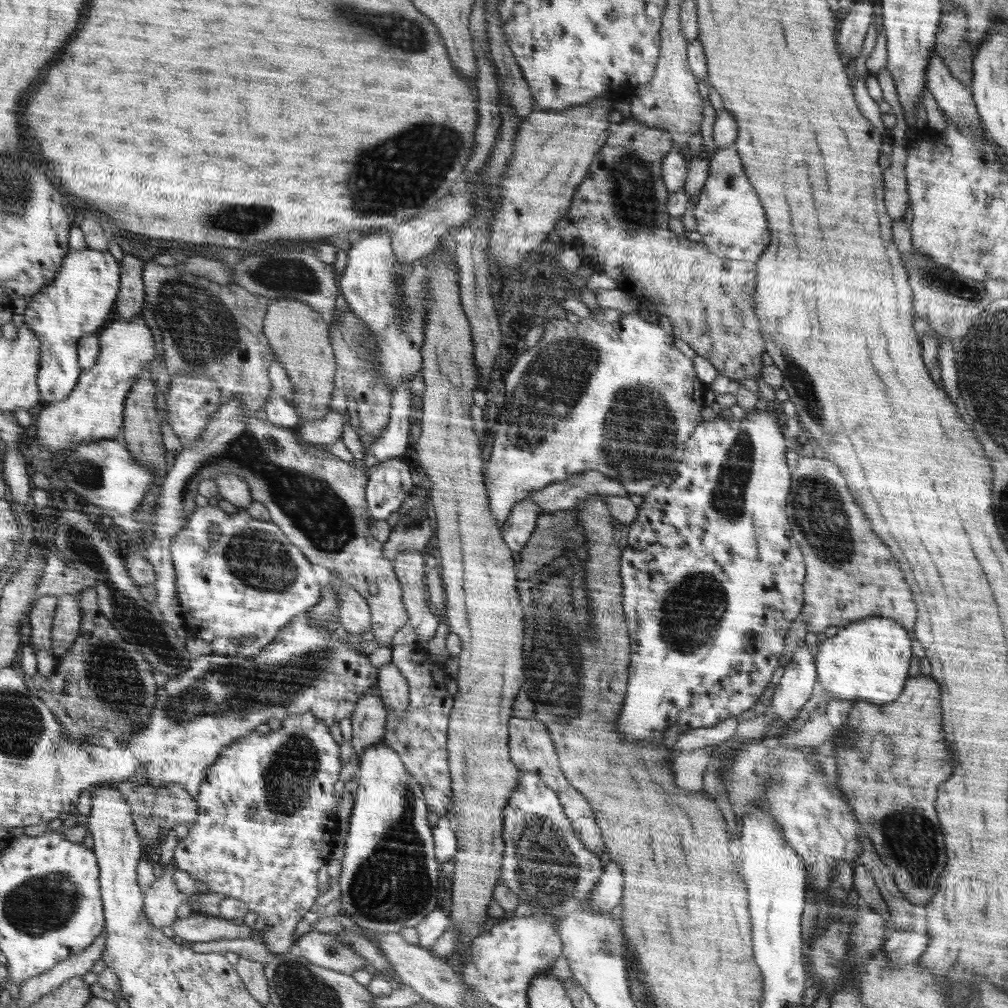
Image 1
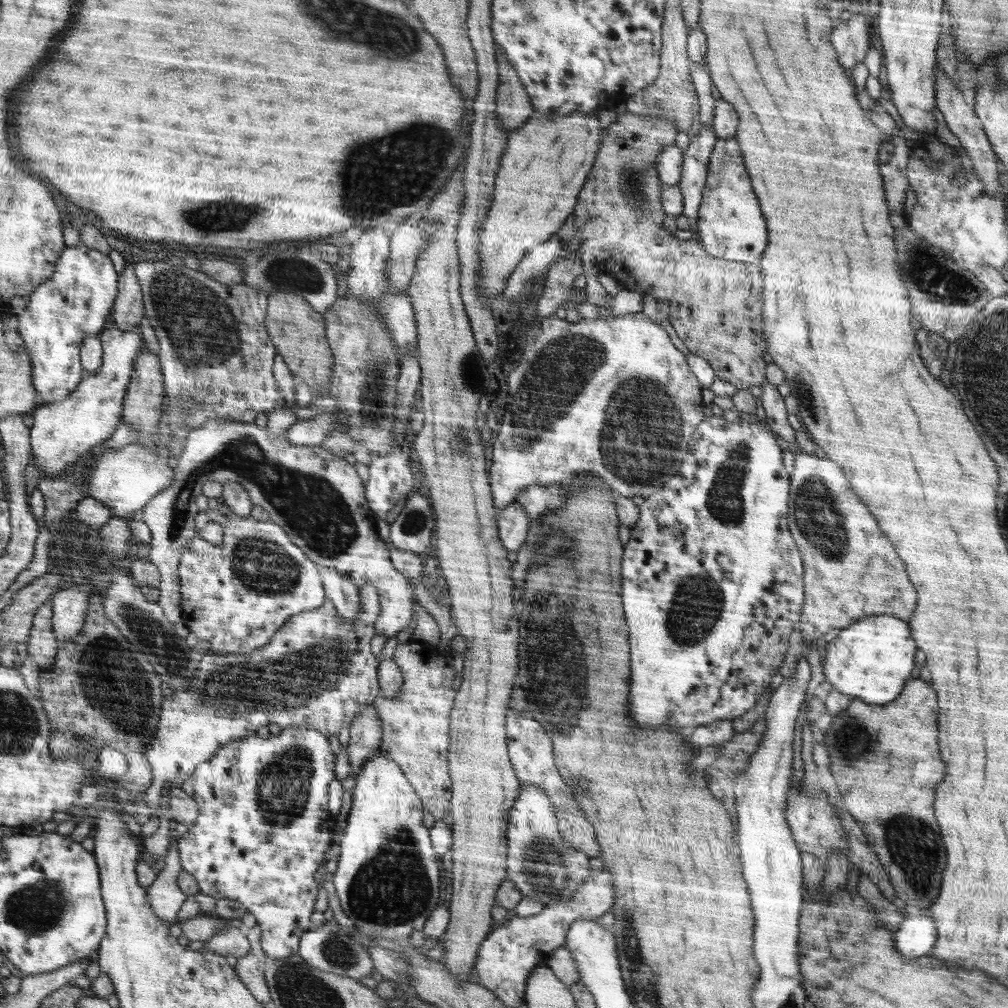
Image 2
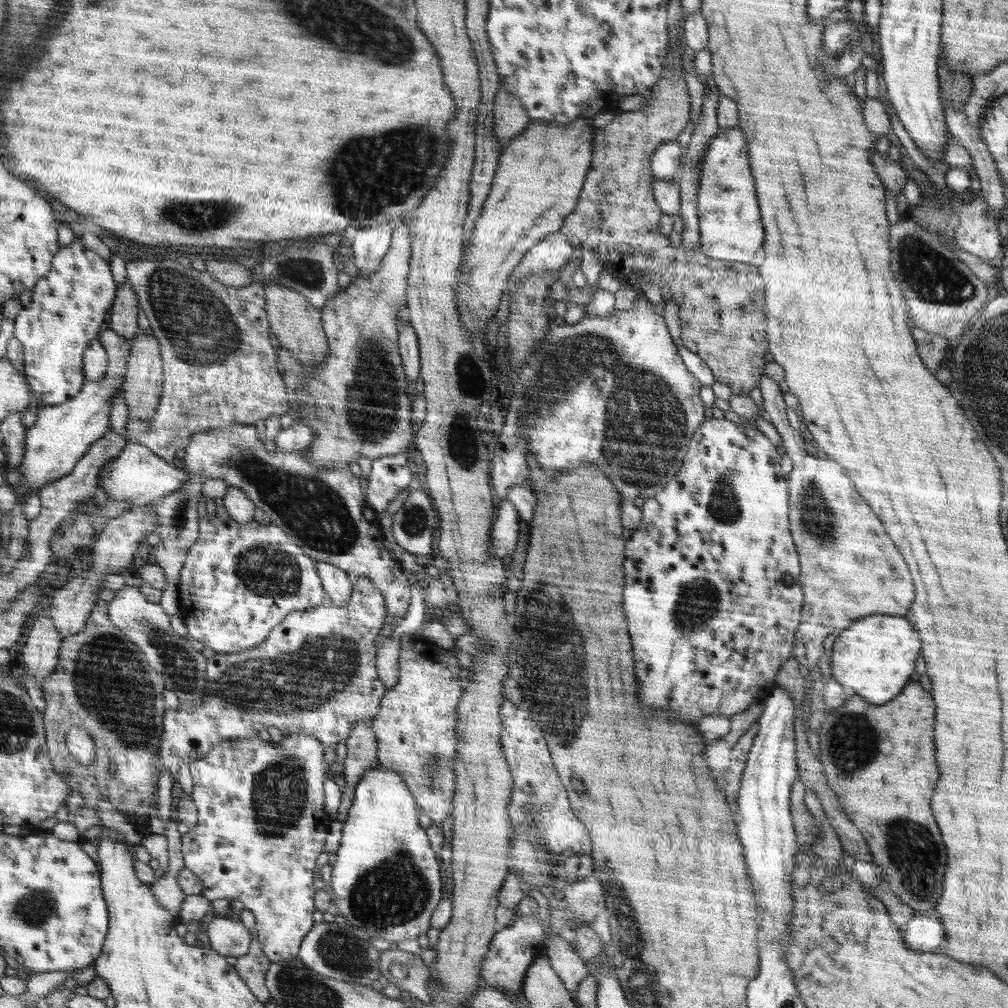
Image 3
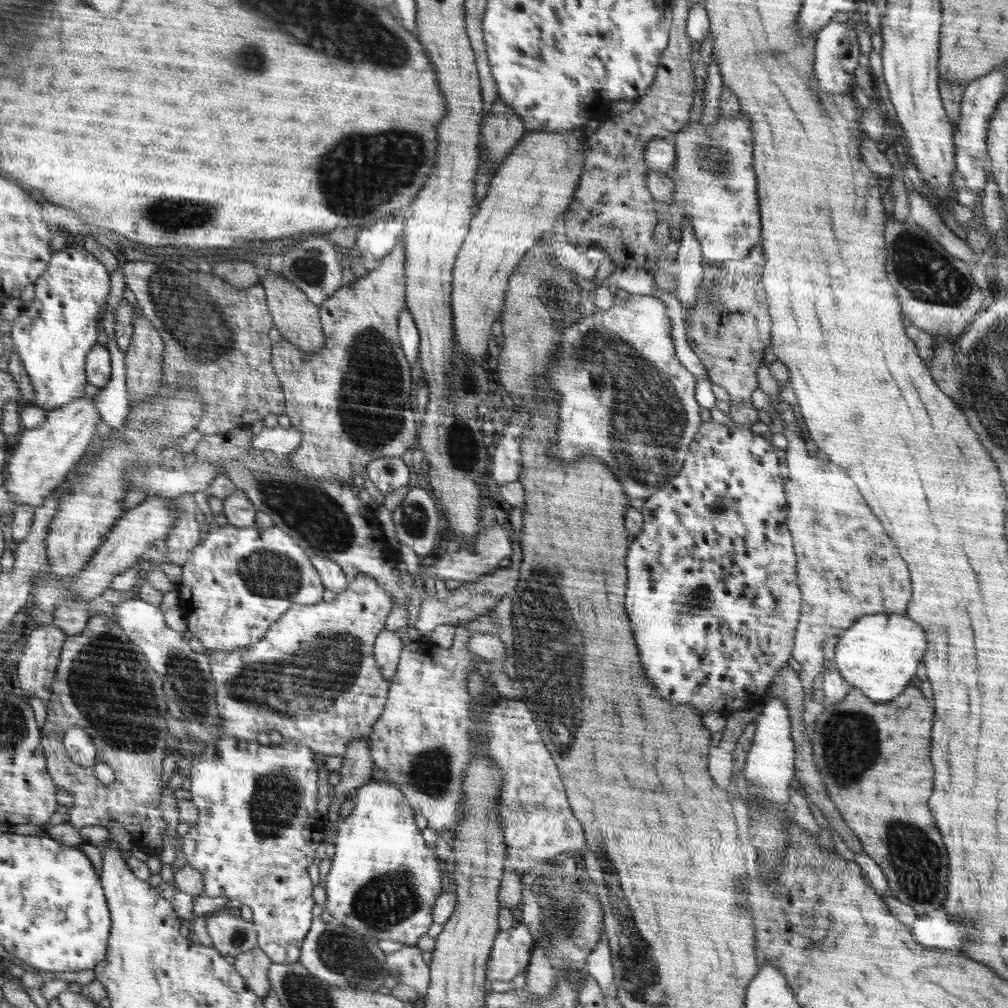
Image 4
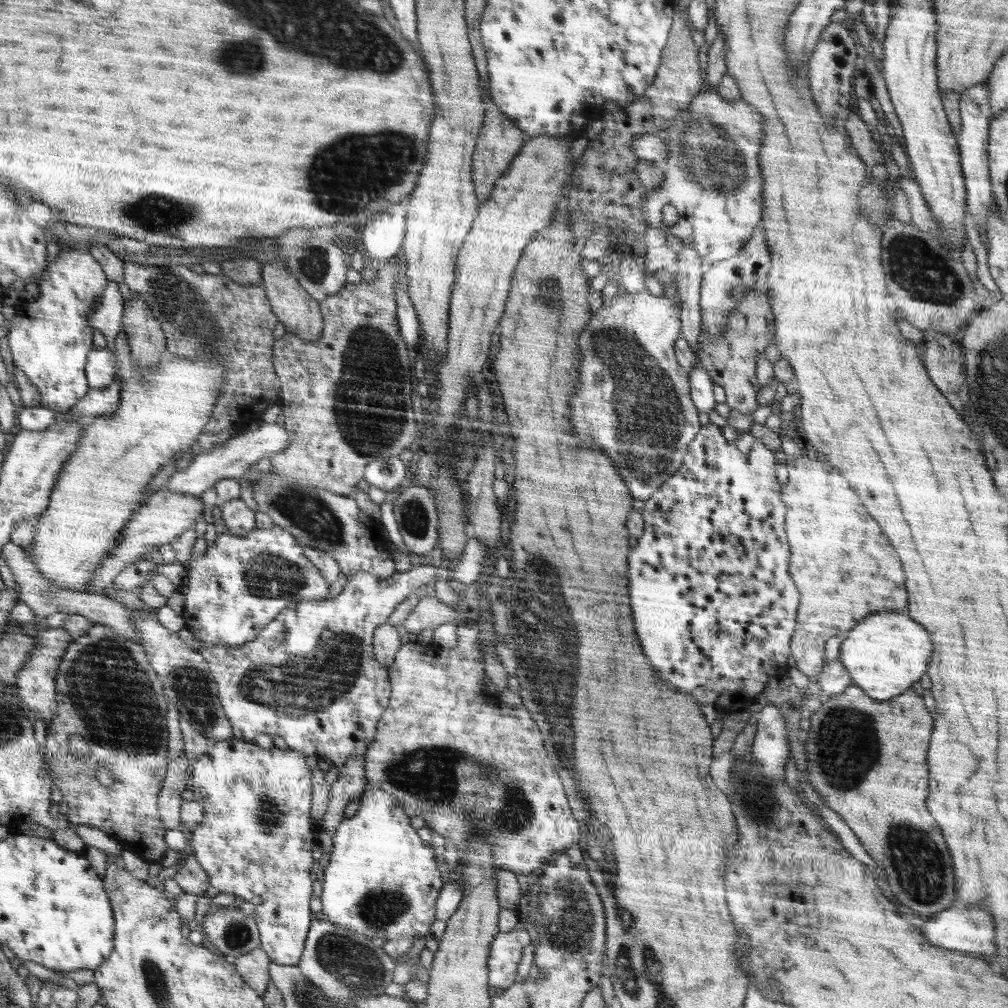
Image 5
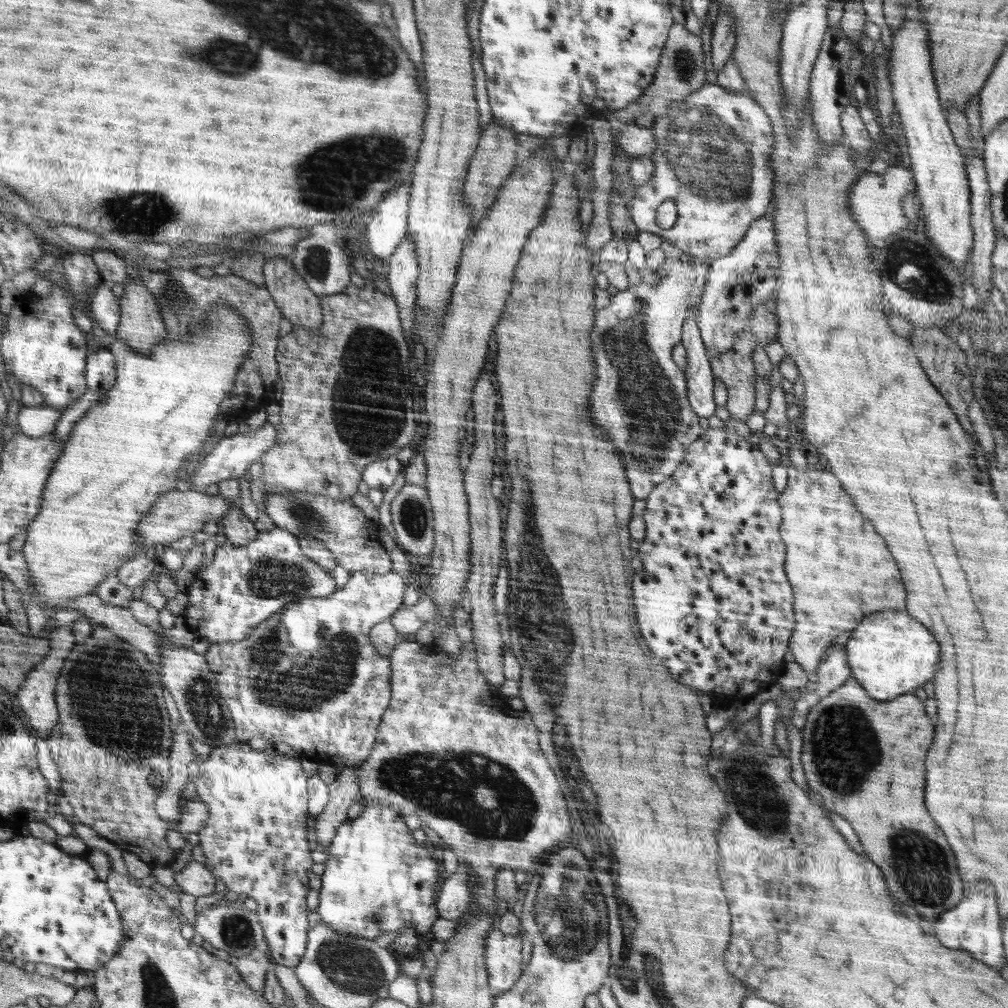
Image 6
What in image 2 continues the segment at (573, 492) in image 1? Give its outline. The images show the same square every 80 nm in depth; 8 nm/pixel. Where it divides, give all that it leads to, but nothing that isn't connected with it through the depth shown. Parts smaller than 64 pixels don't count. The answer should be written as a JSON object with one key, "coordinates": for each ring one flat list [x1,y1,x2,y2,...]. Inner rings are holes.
{"coordinates":[[556,484,527,486,519,494,516,502,524,507,530,520,533,521,546,510,554,510,554,508,562,506,564,504,564,492,565,490]]}

